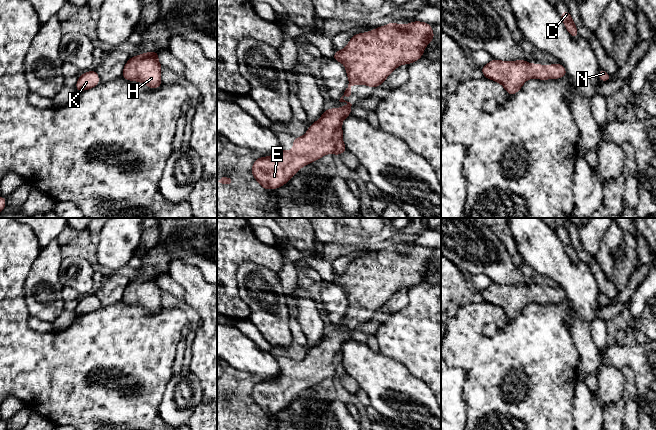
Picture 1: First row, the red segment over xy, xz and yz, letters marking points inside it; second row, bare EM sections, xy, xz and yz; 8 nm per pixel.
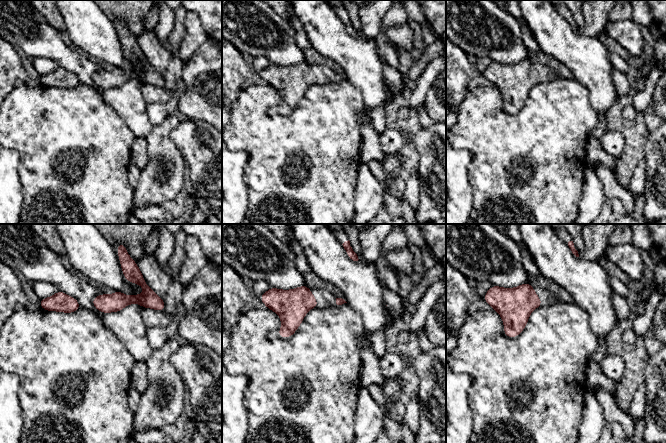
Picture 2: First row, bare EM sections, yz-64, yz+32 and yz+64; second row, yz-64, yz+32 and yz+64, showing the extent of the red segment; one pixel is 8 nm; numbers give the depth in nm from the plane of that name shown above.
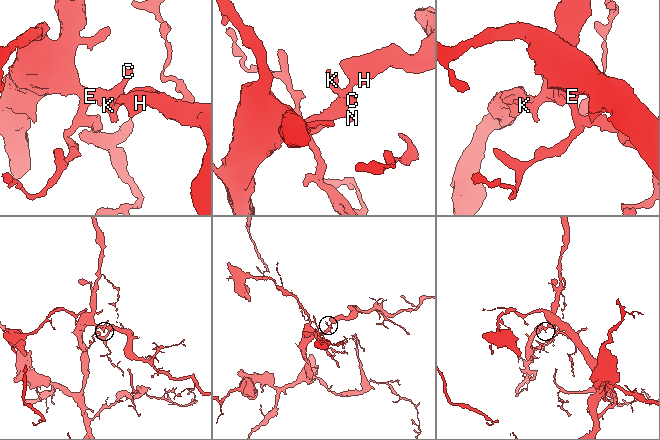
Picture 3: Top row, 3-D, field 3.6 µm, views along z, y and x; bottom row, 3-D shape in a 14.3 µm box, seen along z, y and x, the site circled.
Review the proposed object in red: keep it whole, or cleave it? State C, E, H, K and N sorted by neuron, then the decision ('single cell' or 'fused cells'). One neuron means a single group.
C E H K N; single cell

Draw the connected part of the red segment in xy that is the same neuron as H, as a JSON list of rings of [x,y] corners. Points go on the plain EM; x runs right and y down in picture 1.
[[[151,275],[130,281],[123,292],[122,302],[142,306],[151,313],[159,312],[162,309],[159,278],[160,276]]]

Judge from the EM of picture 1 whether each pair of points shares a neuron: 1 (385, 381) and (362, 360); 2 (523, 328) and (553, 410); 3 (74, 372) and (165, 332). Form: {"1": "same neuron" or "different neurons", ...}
{"1": "same neuron", "2": "same neuron", "3": "same neuron"}

